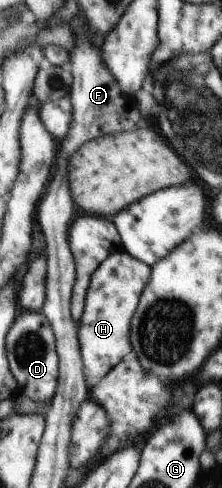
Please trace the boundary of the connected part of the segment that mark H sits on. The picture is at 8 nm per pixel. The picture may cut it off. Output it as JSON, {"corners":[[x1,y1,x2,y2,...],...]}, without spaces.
{"corners":[[118,249,118,252,110,253,90,277,86,306,78,327,83,372,86,376,104,378,126,354,130,354,131,318,140,302,140,294,150,280,150,270,151,266,144,261,133,257,126,250]]}

